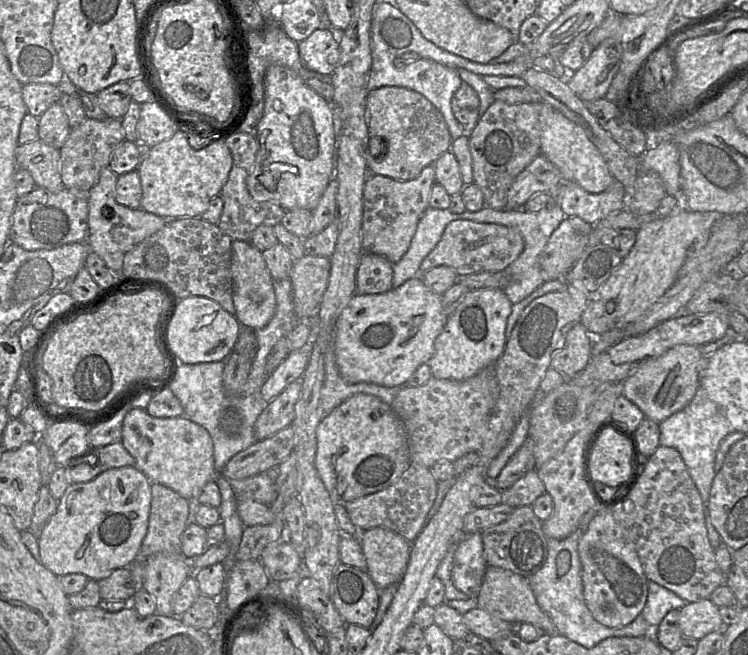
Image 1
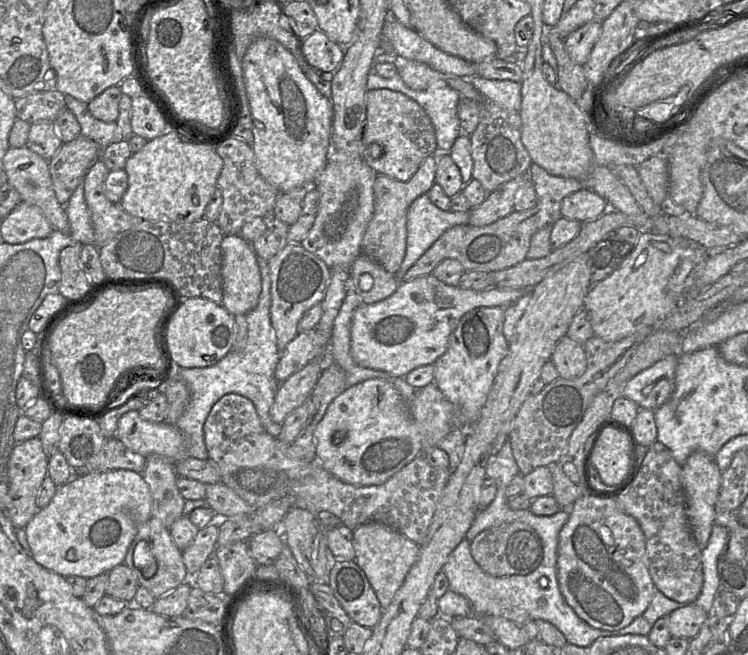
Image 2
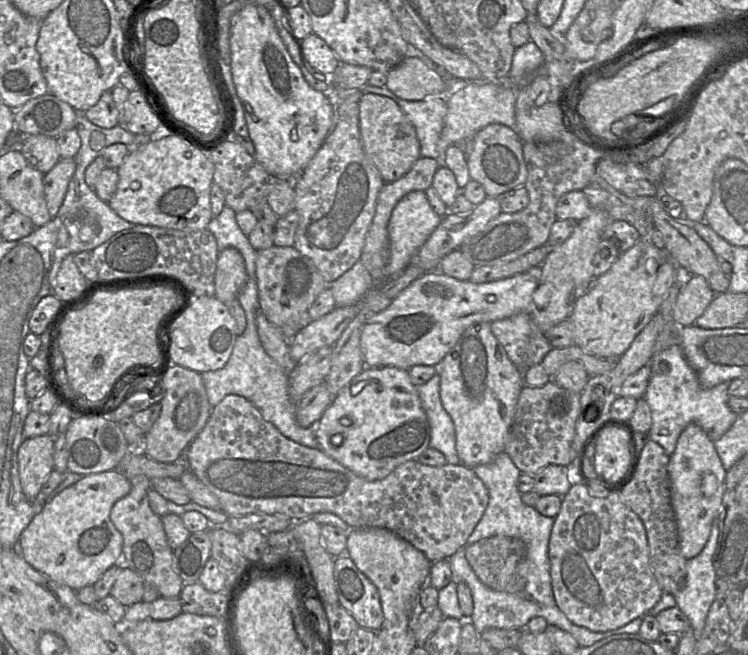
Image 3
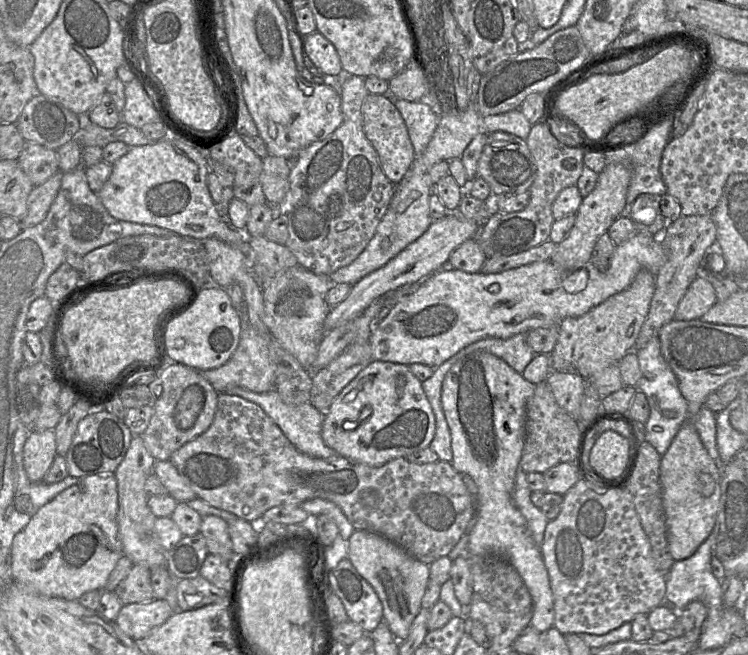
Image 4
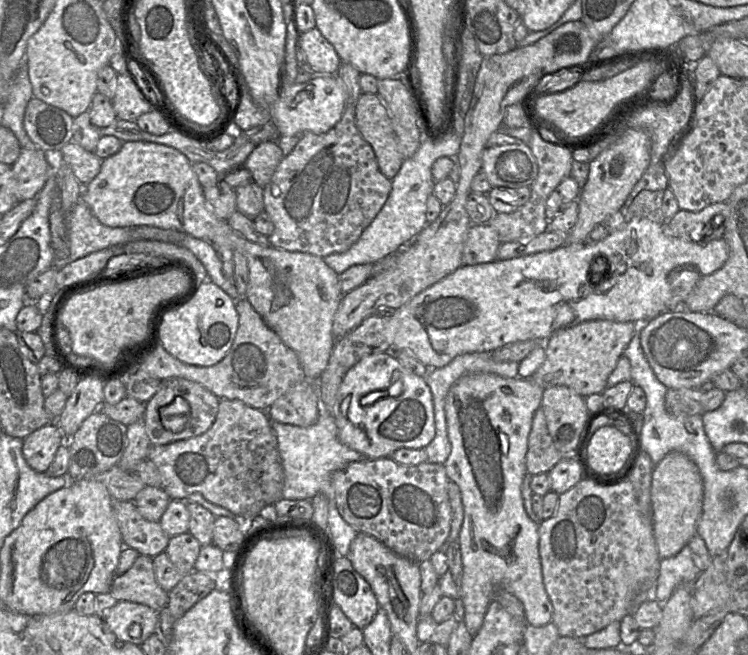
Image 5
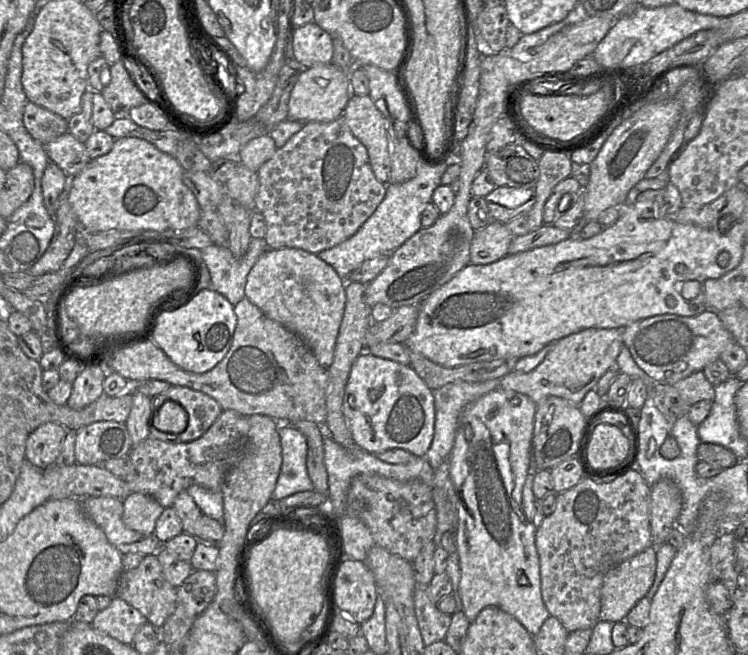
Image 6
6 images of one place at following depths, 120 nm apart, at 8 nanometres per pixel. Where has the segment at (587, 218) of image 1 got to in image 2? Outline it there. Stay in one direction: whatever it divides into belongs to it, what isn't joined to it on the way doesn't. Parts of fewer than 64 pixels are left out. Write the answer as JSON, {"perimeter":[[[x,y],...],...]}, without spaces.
{"perimeter":[[[589,188],[566,196],[561,203],[561,216],[581,223],[595,220],[610,209],[605,198]]]}

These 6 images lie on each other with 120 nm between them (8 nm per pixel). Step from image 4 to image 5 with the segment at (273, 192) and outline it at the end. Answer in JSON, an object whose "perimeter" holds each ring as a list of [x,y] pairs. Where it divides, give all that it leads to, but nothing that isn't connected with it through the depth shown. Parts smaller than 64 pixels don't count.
{"perimeter":[[[267,141],[253,149],[244,166],[250,171],[253,181],[263,188],[270,182],[283,157],[278,143]]]}

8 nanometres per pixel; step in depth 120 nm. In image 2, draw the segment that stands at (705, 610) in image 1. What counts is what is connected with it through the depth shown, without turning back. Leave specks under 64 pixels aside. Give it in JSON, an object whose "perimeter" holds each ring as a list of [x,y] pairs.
{"perimeter":[[[694,603],[682,604],[668,615],[669,631],[674,638],[693,639],[699,633],[709,614]]]}

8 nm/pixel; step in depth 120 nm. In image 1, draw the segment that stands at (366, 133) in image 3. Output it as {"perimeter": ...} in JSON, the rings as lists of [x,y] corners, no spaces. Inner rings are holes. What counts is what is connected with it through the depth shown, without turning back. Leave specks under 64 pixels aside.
{"perimeter":[[[383,86],[368,92],[365,102],[365,119],[368,126],[368,142],[365,161],[370,174],[394,180],[415,179],[428,165],[450,150],[452,137],[441,112],[422,94],[399,86]],[[372,137],[382,144],[382,161],[374,160],[369,148]]]}

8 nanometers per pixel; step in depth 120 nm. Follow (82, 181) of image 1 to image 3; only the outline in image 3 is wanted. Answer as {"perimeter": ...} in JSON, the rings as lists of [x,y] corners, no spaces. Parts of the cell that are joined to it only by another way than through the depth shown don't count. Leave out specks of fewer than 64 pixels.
{"perimeter":[[[60,158],[55,166],[44,174],[44,196],[51,218],[54,218],[60,209],[75,169],[74,158]]]}

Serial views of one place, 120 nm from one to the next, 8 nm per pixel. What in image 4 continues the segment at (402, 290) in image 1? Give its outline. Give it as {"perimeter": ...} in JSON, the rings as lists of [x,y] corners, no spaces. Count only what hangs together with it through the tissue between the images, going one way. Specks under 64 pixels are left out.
{"perimeter":[[[637,232],[635,236],[627,240],[626,242],[618,245],[615,247],[614,253],[611,257],[610,264],[606,270],[599,271],[598,268],[591,263],[590,261],[585,265],[585,269],[588,273],[588,281],[585,286],[585,288],[579,292],[575,293],[569,293],[565,290],[563,287],[563,281],[565,280],[565,277],[567,277],[569,274],[573,274],[573,272],[568,272],[560,269],[557,267],[554,263],[552,263],[550,260],[547,261],[540,261],[540,262],[534,262],[528,265],[523,265],[514,269],[506,270],[500,273],[496,274],[484,274],[481,272],[478,273],[467,273],[461,270],[457,270],[454,268],[451,268],[449,266],[446,266],[444,268],[441,268],[440,270],[434,272],[430,276],[428,276],[426,279],[419,282],[418,289],[407,296],[406,298],[401,299],[397,304],[393,306],[393,308],[390,310],[389,314],[385,319],[378,322],[371,332],[371,336],[369,339],[371,348],[372,348],[372,354],[374,360],[379,361],[387,361],[387,362],[393,362],[393,363],[399,363],[399,364],[405,364],[410,365],[413,363],[420,363],[424,364],[430,367],[433,367],[434,369],[440,366],[442,363],[447,361],[449,358],[454,356],[456,353],[458,353],[461,349],[468,346],[469,344],[472,344],[474,342],[477,342],[483,338],[487,337],[496,337],[501,339],[508,339],[516,334],[519,333],[527,333],[531,330],[546,327],[550,325],[555,325],[560,323],[563,319],[568,317],[579,317],[587,312],[589,312],[591,309],[596,307],[597,305],[601,304],[602,302],[606,301],[609,297],[620,293],[621,291],[625,290],[630,286],[630,284],[633,282],[634,278],[636,277],[637,273],[641,269],[648,269],[652,274],[656,276],[660,268],[664,265],[666,261],[666,255],[664,248],[659,241],[659,236],[654,236],[646,232]]]}

